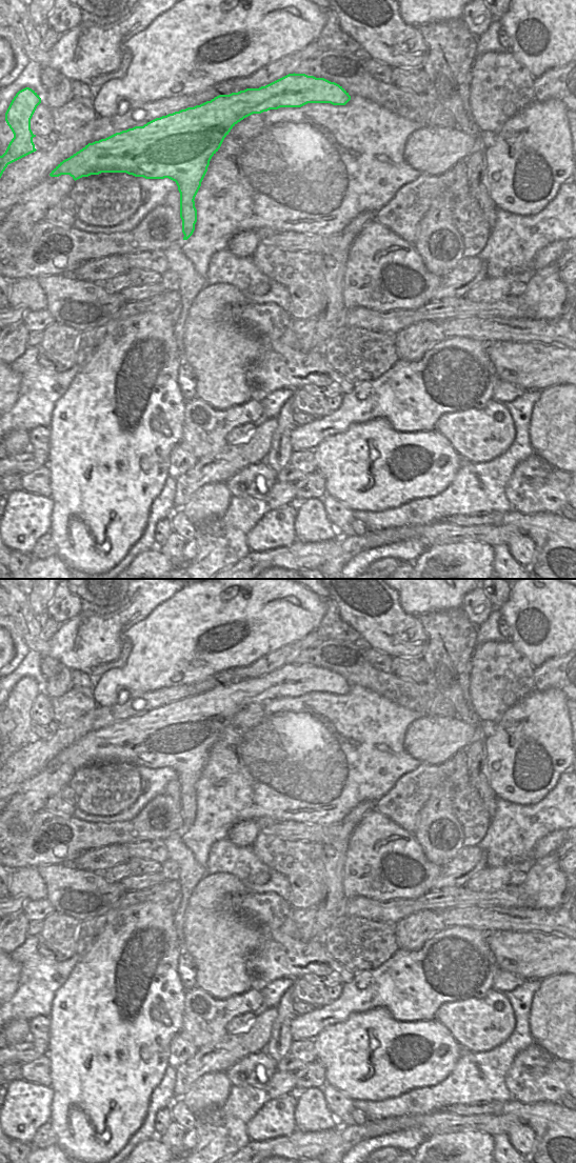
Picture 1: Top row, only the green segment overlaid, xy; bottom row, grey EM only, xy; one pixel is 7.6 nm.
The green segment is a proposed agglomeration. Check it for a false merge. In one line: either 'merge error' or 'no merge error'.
merge error

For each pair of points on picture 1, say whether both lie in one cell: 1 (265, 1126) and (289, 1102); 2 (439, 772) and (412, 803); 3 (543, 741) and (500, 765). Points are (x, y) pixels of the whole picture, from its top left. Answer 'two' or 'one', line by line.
1: one
2: one
3: one

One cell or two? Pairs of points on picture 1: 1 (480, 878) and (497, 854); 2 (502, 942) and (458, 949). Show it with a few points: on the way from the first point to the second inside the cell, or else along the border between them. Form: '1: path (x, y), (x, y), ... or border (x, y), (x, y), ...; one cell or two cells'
1: border (513, 864), (488, 867); two cells
2: border (487, 933), (487, 943), (498, 966); two cells

